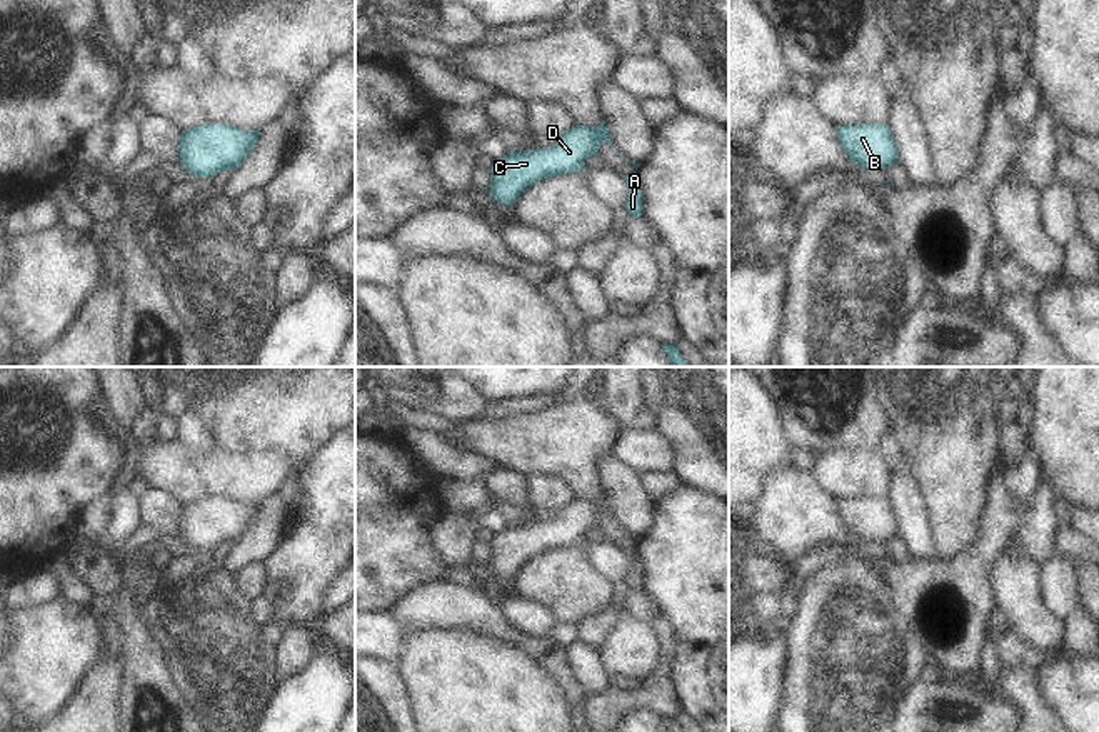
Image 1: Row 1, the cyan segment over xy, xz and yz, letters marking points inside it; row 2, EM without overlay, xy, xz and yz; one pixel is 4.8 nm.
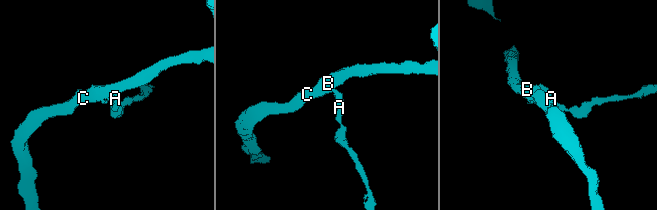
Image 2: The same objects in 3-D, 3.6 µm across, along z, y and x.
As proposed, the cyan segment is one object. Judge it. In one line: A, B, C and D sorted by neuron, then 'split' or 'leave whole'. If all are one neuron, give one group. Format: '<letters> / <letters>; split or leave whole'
A / B C D; split

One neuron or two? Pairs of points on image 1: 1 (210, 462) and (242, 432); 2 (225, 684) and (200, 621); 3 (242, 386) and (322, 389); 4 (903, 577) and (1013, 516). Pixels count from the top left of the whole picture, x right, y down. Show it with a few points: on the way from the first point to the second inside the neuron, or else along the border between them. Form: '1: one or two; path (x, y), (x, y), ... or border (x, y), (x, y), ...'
1: two; border (217, 446), (230, 452), (262, 452)
2: one; path (224, 669), (207, 636)
3: one; path (262, 386), (302, 386)
4: one; path (931, 577), (954, 577), (988, 544)

